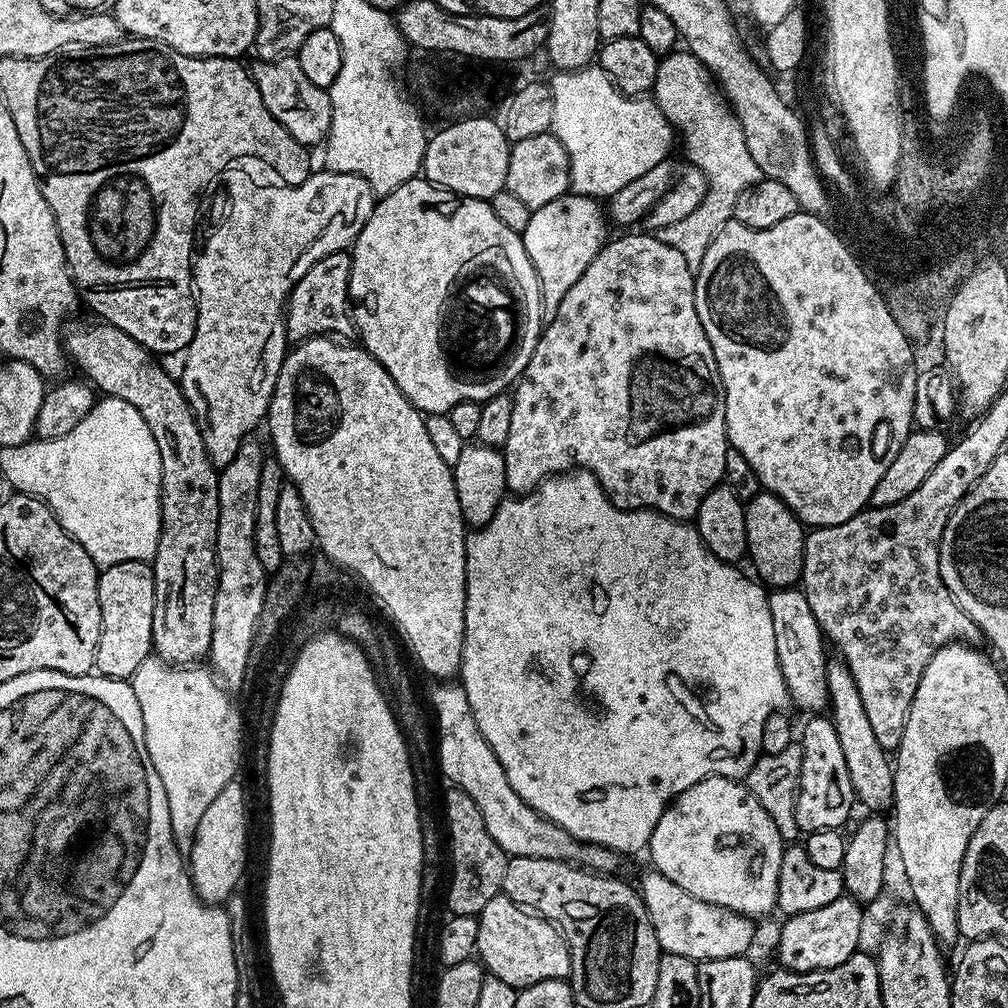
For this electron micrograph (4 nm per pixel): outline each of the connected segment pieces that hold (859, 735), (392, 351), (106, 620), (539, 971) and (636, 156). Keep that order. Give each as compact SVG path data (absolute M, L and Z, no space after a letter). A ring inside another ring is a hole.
M829 659L826 666L826 690L830 705L830 719L834 730L838 730L838 742L842 746L842 754L846 757L846 770L850 774L850 786L857 801L872 808L873 813L884 814L893 807L894 801L894 771L893 761L889 753L878 746L878 737L870 727L866 718L866 709L862 706L862 698L858 695L858 688L854 686L853 675L850 674L843 660Z
M423 178L411 179L398 186L388 196L377 199L366 226L362 226L362 230L351 245L352 269L348 294L354 328L358 336L360 332L359 343L384 367L386 374L394 378L398 390L406 394L408 401L421 414L443 416L451 408L458 406L458 402L467 400L483 402L505 391L506 385L500 378L480 378L472 382L476 384L464 388L463 382L459 380L461 377L454 371L440 338L444 302L458 270L462 270L462 266L472 261L475 256L490 252L493 248L502 250L506 258L510 258L518 286L522 290L522 298L526 301L524 304L526 326L522 344L515 349L516 357L514 362L508 365L507 370L509 377L519 378L534 354L534 346L538 346L538 338L546 323L542 310L542 286L530 262L530 254L526 254L523 235L510 230L510 226L498 222L498 214L494 214L489 201L460 196L457 192L440 188Z
M131 560L111 564L100 572L98 602L100 603L100 637L96 647L95 671L112 680L128 680L142 666L142 662L153 655L152 631L154 630L154 602L156 601L156 579L151 563L147 560Z
M503 894L490 898L480 912L476 956L491 975L517 990L534 982L562 980L572 974L572 955L563 932L552 921L515 904Z
M599 66L580 68L576 72L557 71L555 75L556 77L550 80L554 98L554 118L550 131L562 142L570 158L570 188L575 195L607 198L622 190L626 182L642 178L642 174L654 170L658 162L669 159L668 151L672 148L674 129L666 114L662 114L662 110L656 105L655 99L623 96Z

